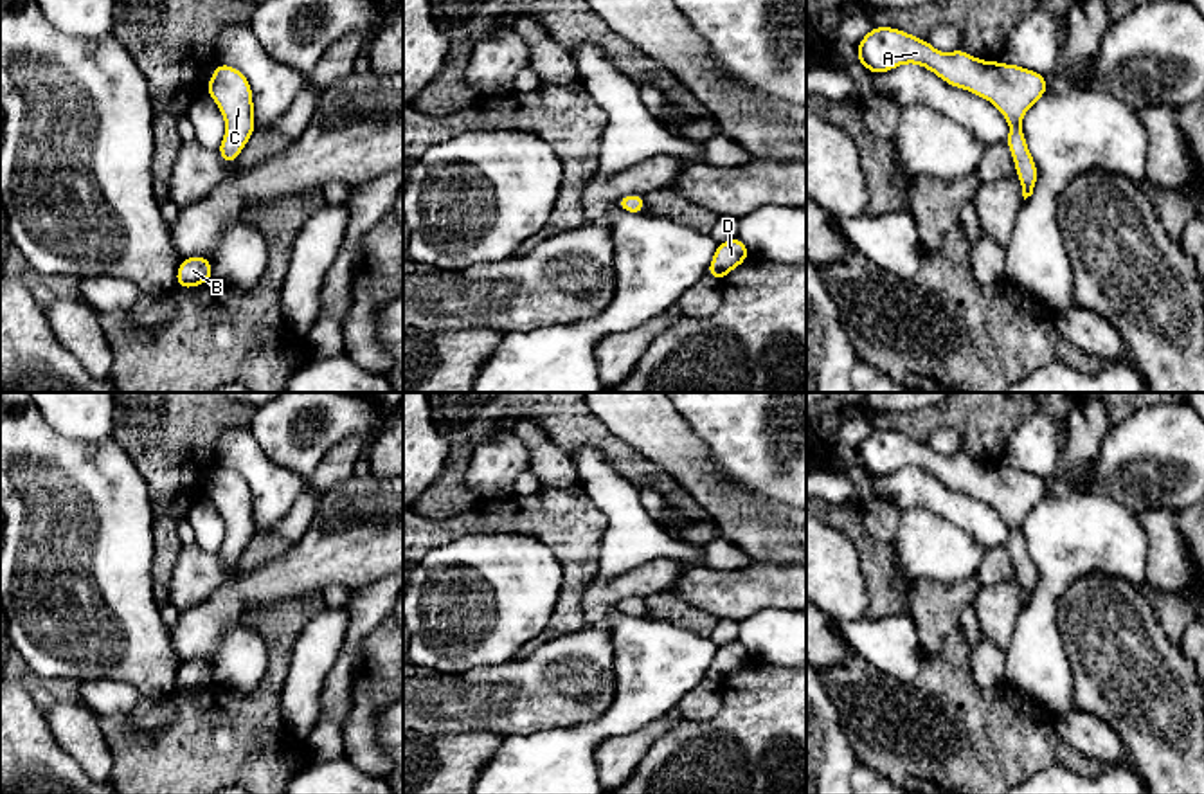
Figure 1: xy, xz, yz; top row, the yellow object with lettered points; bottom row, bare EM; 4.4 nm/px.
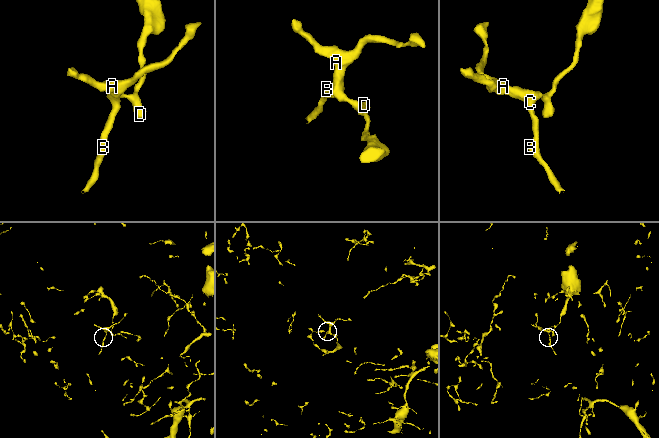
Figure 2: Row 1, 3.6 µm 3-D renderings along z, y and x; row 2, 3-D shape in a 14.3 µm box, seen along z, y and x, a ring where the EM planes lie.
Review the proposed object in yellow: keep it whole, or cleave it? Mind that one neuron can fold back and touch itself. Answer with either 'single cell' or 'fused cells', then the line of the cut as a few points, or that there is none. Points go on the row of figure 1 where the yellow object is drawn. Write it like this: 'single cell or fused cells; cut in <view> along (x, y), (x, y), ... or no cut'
single cell; no cut

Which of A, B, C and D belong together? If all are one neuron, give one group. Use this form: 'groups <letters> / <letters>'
groups A B C D

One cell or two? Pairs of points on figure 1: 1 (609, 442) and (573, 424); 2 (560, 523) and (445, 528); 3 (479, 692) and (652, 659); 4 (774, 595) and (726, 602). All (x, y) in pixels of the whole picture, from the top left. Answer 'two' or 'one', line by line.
1: one
2: one
3: two
4: one

